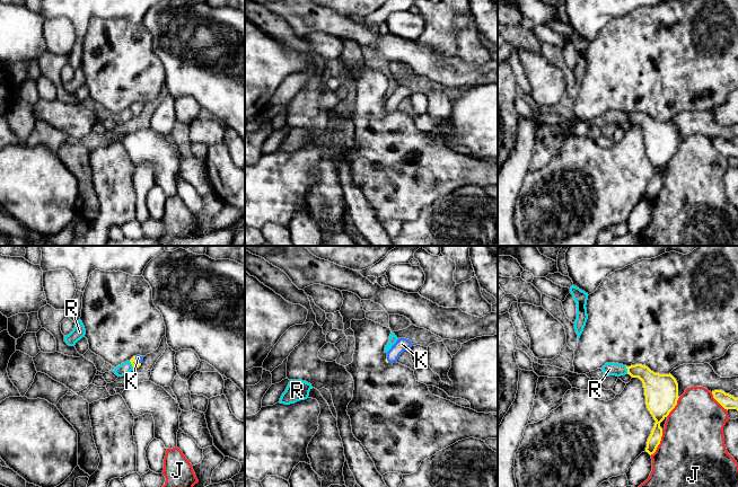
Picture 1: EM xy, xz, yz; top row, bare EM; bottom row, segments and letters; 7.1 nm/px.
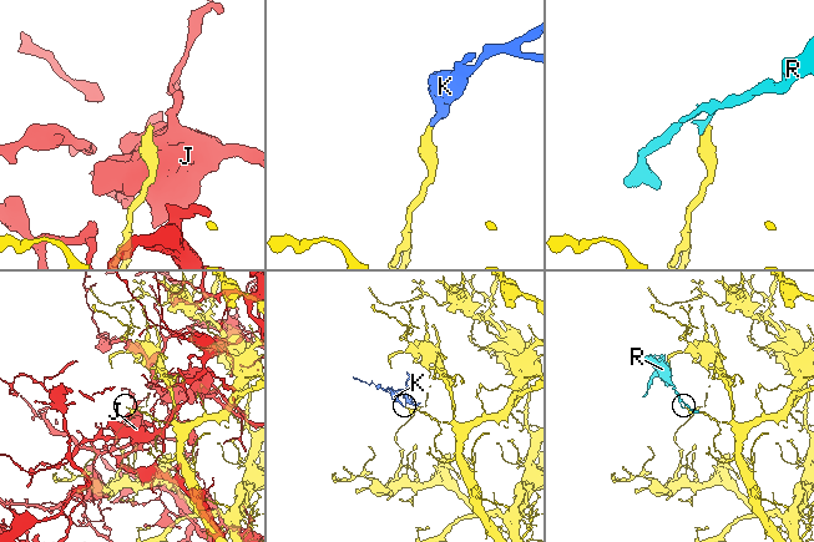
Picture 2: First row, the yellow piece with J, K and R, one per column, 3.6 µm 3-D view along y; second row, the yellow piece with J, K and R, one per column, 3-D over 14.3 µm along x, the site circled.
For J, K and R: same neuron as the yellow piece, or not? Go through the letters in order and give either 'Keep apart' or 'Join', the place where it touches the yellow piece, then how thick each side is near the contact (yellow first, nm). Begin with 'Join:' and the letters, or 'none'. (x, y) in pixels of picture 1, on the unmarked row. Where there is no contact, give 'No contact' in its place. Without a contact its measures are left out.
Join: K
J: Keep apart. Touches yellow at yz (659, 191). Thickness 150 nm (yellow) against 500 nm
K: Join. Touches yellow at xy (135, 107). Thickness 50 nm (yellow) against 50 nm
R: Keep apart. Touches yellow at yz (627, 117). Thickness 190 nm (yellow) against 100 nm

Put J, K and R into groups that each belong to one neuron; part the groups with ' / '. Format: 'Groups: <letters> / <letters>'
Groups: J / K / R

